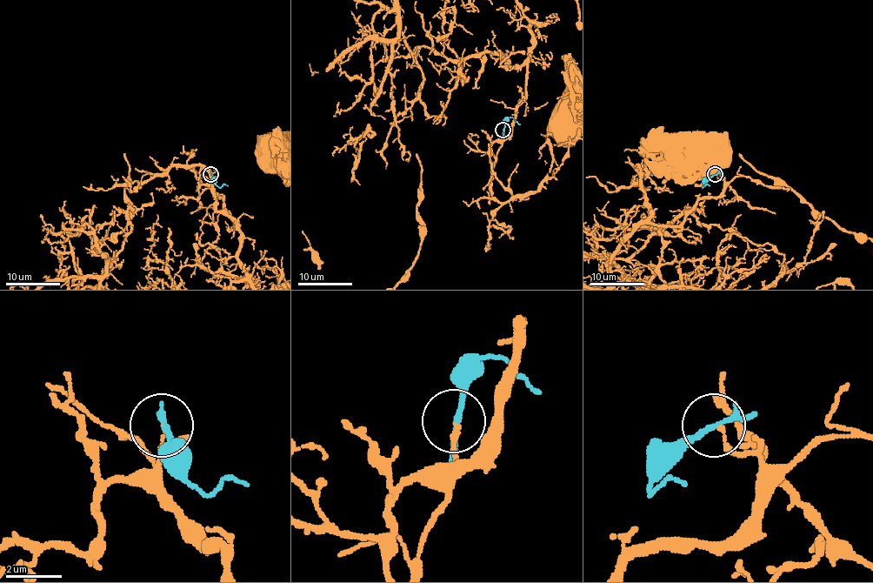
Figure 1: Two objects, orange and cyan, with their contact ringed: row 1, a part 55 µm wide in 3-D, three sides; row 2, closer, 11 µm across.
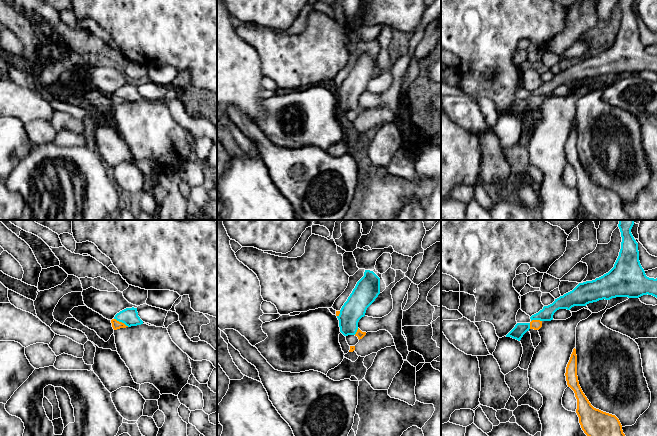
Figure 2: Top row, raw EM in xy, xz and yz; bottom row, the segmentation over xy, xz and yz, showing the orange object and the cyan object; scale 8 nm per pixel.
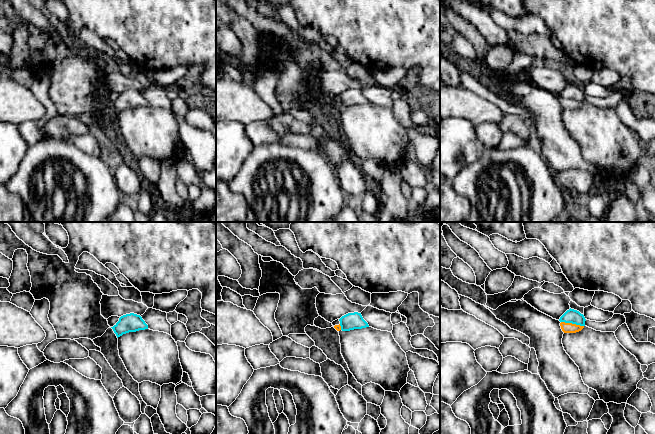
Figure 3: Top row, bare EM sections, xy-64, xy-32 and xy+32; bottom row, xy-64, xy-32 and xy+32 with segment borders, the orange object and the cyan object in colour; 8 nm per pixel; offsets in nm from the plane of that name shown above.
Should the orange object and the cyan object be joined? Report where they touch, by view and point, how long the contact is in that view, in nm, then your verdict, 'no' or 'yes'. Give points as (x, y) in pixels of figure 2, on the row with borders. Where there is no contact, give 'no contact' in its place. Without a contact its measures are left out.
meets orange in xy at (121, 322); contact 140 nm long; no

